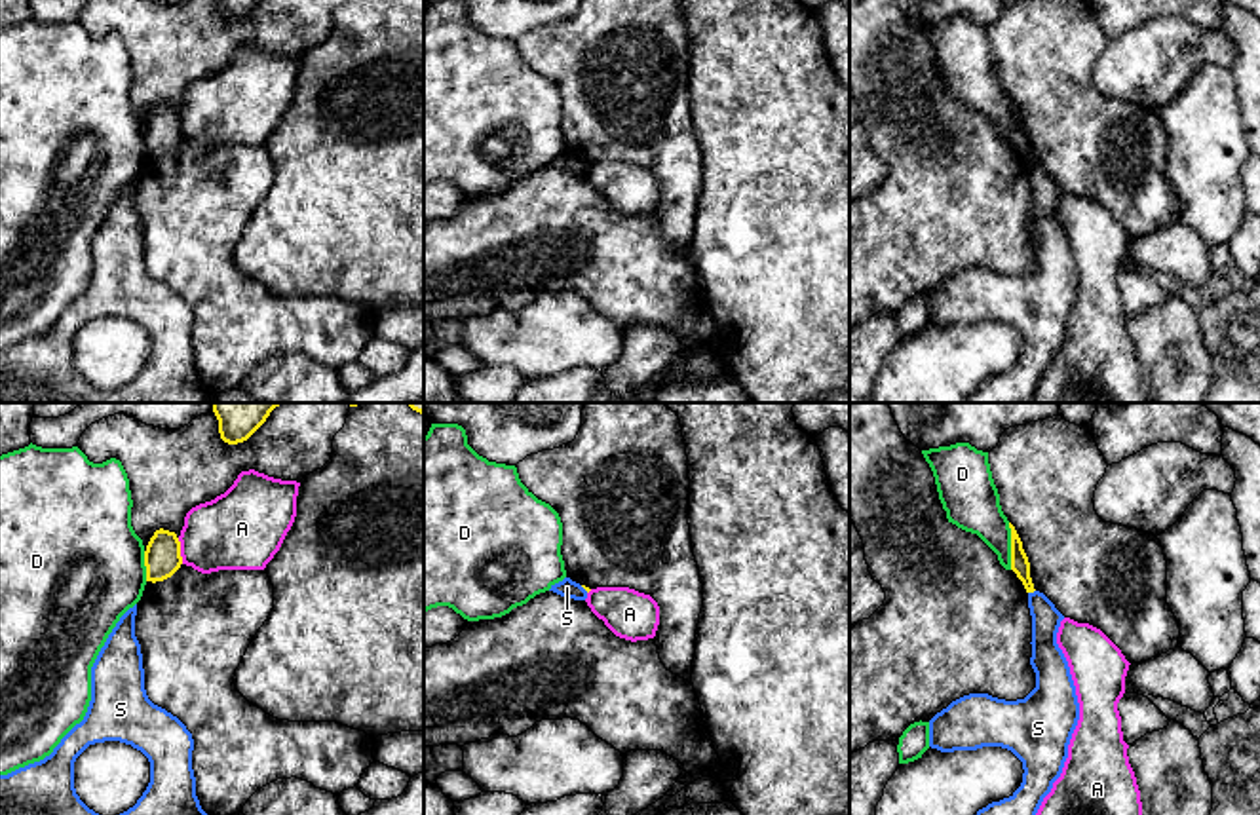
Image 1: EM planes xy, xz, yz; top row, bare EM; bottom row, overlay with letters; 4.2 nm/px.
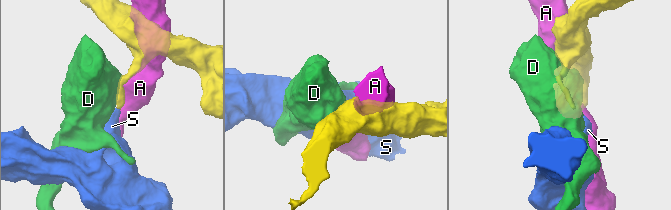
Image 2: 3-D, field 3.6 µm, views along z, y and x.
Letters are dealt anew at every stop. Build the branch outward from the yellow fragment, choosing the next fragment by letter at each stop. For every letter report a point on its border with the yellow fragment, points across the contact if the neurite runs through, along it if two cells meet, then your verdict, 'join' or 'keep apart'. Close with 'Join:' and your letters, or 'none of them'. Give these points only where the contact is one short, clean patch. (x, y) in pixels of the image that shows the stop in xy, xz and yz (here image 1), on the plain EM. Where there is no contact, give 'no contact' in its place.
A: meets yellow in xy at (179, 126); keep apart
D: meets yellow in yz at (1011, 120); keep apart
S: meets yellow in yz at (1030, 166); border along yz (1034, 164), (1029, 168); keep apart
Join: none of them

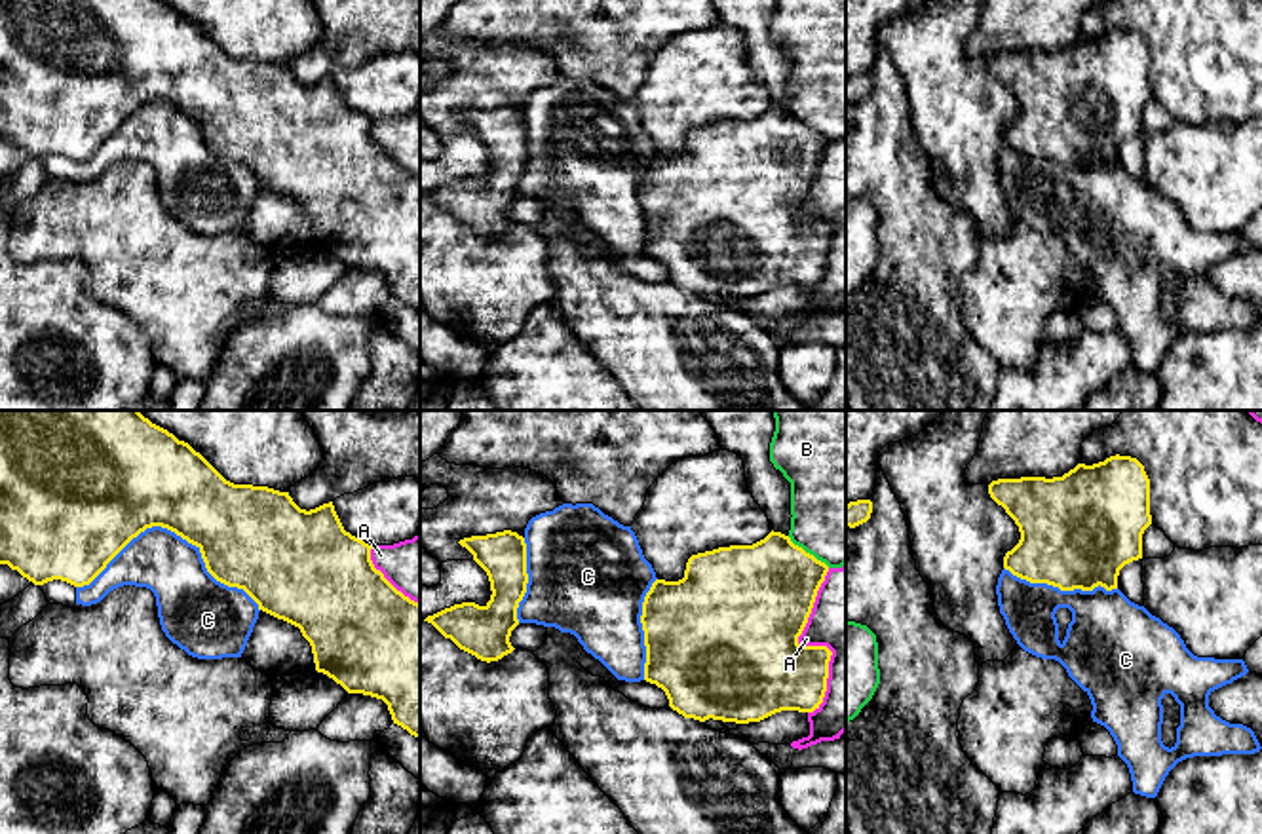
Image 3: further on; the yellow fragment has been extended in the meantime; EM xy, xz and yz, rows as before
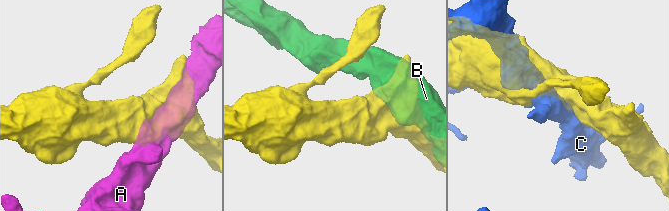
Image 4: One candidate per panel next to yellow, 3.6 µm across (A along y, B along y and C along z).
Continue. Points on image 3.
A: meets yellow in xy at (386, 154); keep apart
B: meets yellow in xz at (808, 128); keep apart
C: meets yellow in xy at (175, 107); keep apart
Join: none of them

